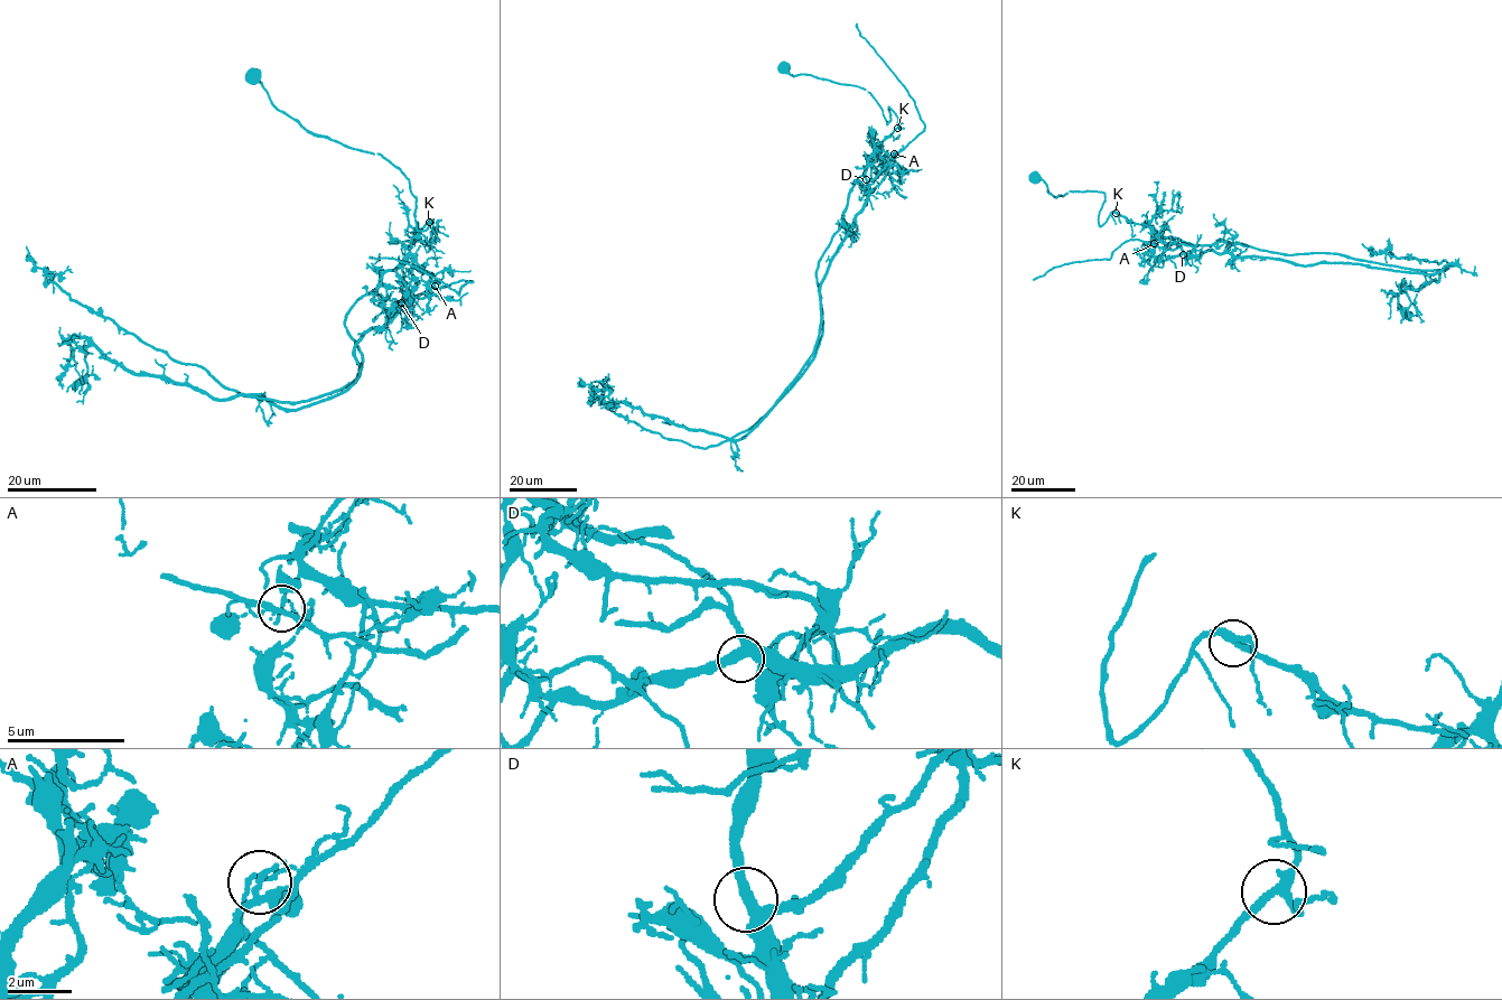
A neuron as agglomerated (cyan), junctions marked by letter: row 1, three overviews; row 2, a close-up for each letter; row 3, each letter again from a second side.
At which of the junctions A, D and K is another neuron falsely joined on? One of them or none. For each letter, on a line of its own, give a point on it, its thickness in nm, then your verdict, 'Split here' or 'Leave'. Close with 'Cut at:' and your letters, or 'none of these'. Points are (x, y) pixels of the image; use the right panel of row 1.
A: Place: (1154, 243). Thickness 100 nm. Split here
D: Place: (1183, 254). Thickness 360 nm. Leave
K: Place: (1116, 213). Thickness 280 nm. Leave
Cut at: A

